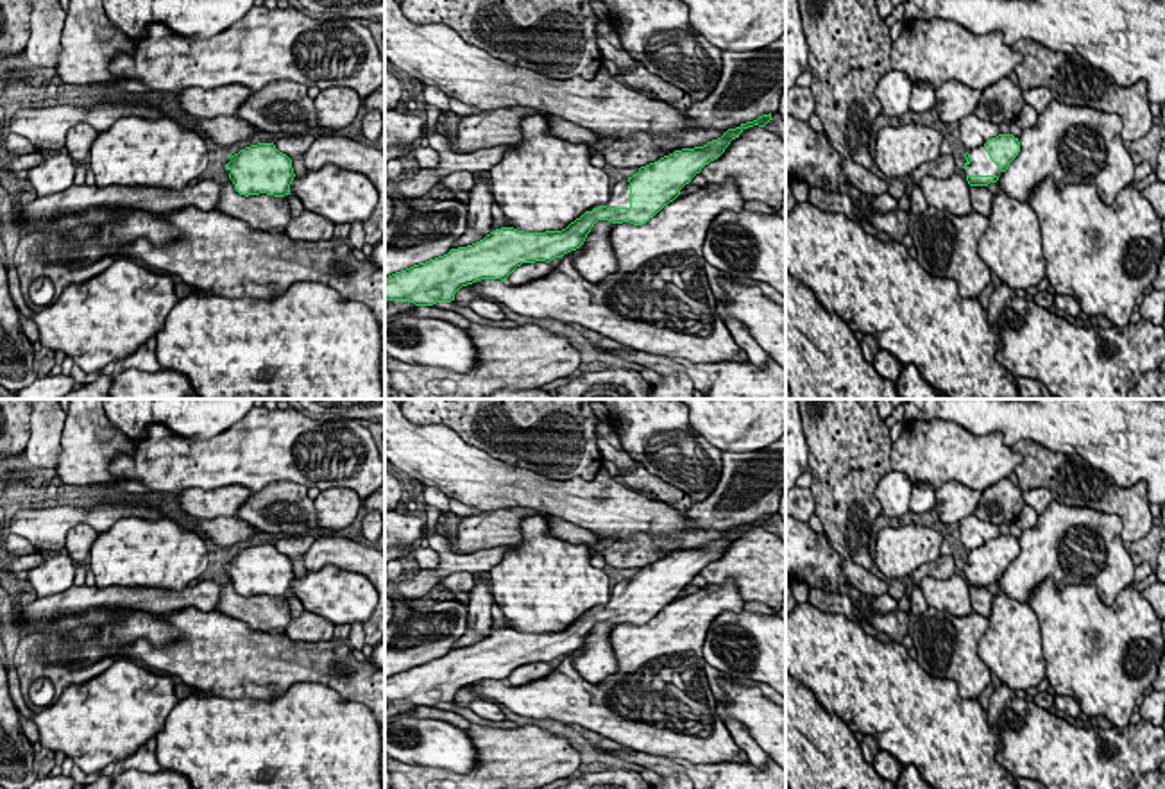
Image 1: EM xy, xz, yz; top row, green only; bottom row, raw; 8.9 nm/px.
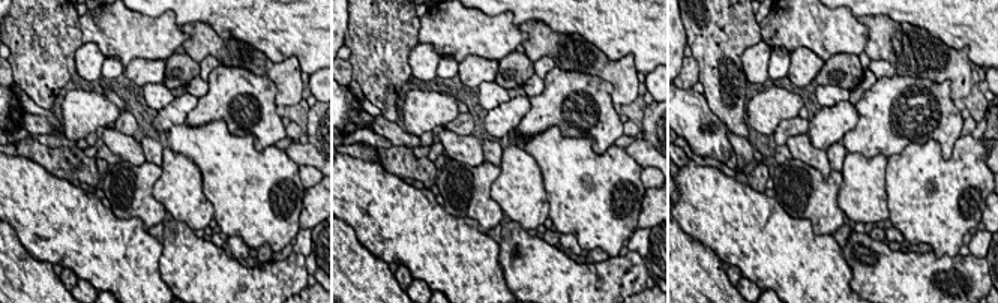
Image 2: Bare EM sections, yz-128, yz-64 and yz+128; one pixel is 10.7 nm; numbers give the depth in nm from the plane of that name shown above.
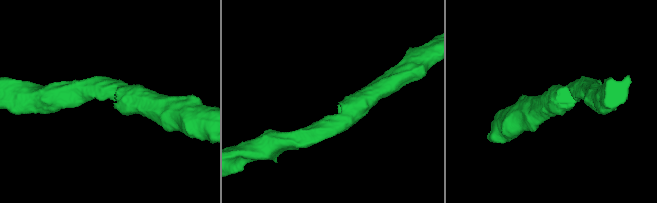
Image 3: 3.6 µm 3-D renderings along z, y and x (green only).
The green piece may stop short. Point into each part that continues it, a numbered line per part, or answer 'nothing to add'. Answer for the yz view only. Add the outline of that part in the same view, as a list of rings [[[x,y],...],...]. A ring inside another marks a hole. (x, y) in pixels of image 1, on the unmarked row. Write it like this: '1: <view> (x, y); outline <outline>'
1: yz (981, 566); outline [[[984,546],[968,551],[972,562],[966,565],[965,576],[997,576],[1002,578],[1004,573],[990,560]]]

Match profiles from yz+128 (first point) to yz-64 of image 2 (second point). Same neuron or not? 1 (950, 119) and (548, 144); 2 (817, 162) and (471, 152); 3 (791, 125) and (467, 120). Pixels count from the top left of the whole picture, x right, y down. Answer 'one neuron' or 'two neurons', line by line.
1: two neurons
2: one neuron
3: one neuron

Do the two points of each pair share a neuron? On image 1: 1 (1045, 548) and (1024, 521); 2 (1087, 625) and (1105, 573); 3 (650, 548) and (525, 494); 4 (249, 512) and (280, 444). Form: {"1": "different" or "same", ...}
{"1": "different", "2": "different", "3": "different", "4": "different"}

